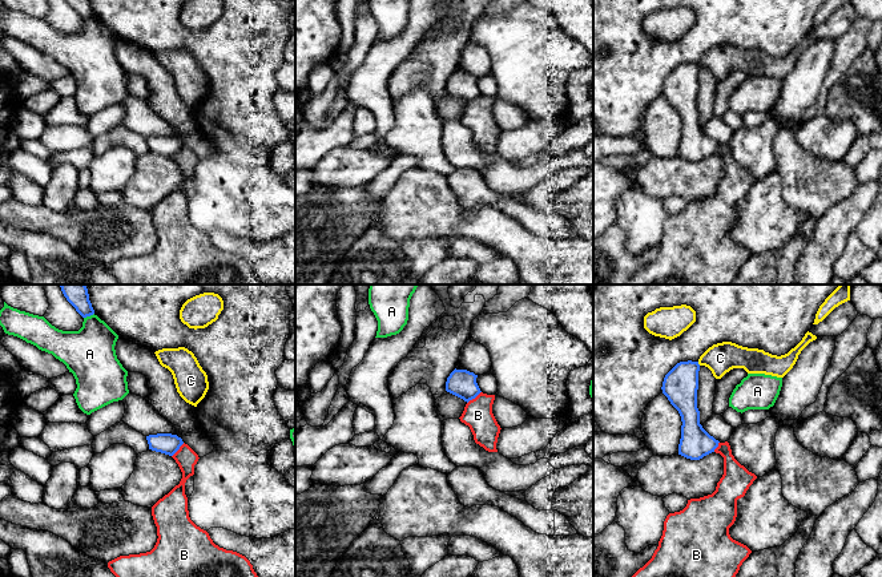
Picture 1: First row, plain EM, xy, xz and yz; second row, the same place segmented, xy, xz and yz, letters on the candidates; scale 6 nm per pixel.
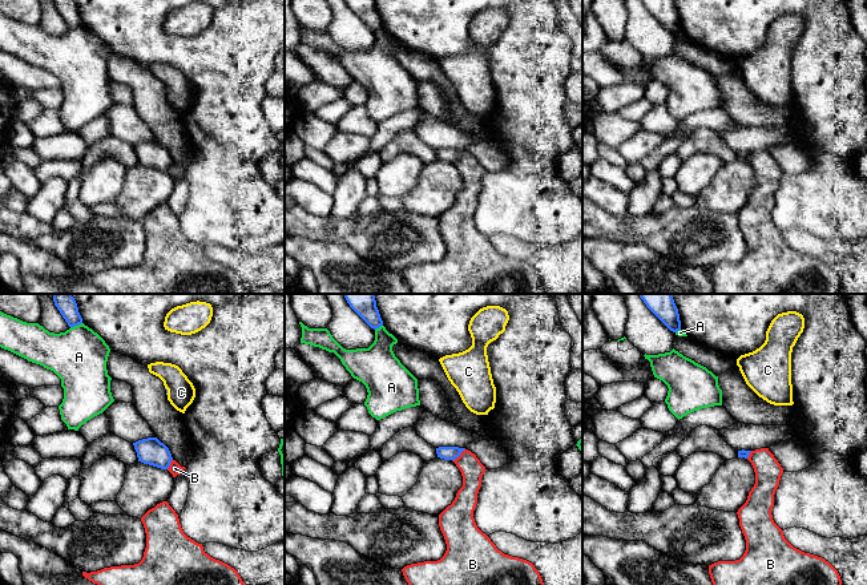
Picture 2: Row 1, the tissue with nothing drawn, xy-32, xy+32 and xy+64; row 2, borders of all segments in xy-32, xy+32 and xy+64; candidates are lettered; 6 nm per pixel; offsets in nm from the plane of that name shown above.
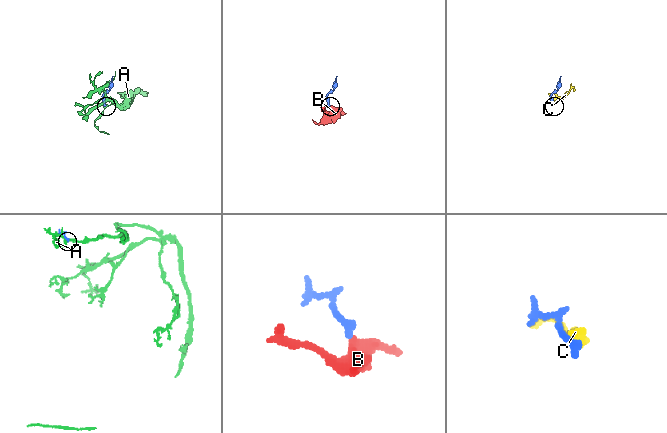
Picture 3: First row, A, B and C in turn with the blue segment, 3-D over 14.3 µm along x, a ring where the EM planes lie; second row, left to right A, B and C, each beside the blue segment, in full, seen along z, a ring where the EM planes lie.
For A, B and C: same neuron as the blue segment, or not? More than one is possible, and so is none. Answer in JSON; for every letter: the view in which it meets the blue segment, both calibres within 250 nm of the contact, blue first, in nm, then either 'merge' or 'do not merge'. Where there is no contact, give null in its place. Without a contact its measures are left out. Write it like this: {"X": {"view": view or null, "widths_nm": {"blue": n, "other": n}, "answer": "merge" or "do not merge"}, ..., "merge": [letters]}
{"A": {"view": "xy", "widths_nm": {"blue": 100, "other": 320}, "answer": "do not merge"}, "B": {"view": "xz", "widths_nm": {"blue": 170, "other": 180}, "answer": "do not merge"}, "C": {"view": "yz", "widths_nm": {"blue": 220, "other": 180}, "answer": "do not merge"}, "merge": []}

